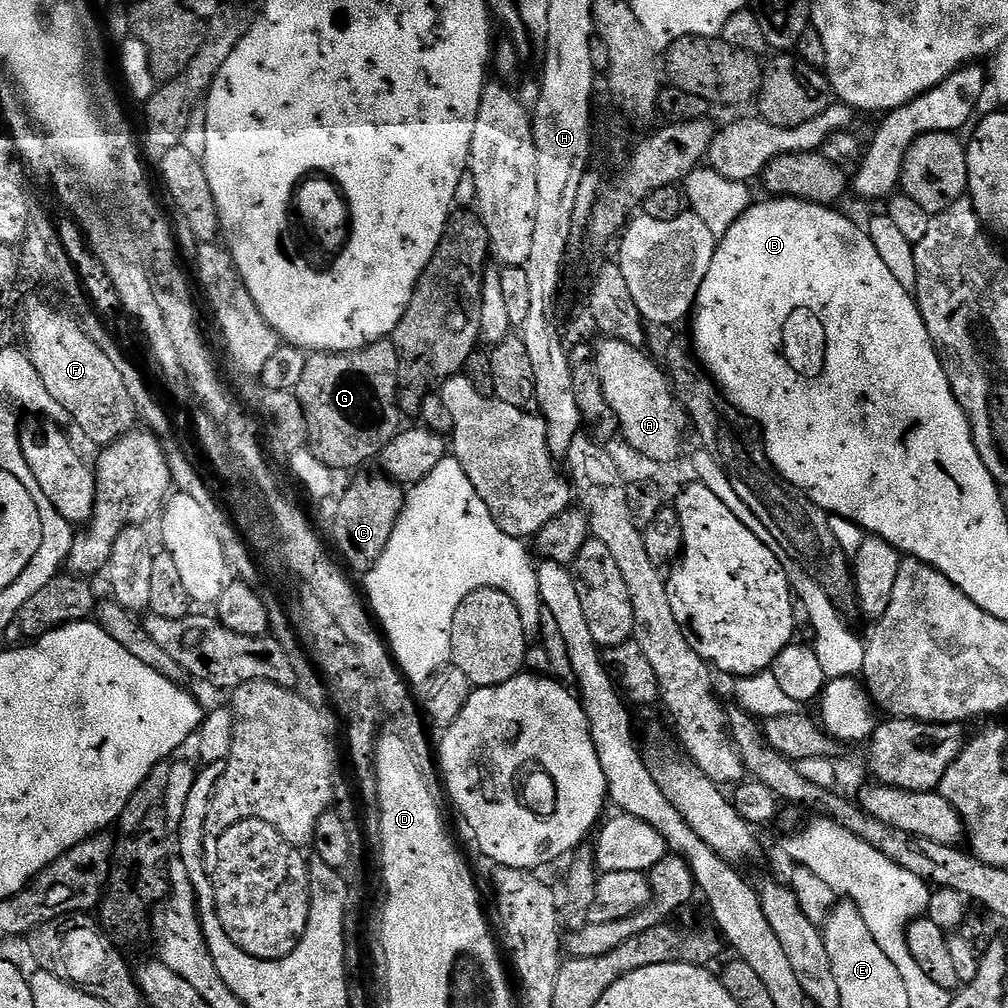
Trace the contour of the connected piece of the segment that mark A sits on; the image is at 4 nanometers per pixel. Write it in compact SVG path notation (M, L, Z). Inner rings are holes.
M601 339L601 344L595 345L596 365L598 366L598 378L602 382L602 394L606 394L607 411L617 415L620 423L619 435L623 437L630 446L647 458L655 462L670 463L682 456L680 443L684 440L684 424L686 428L686 413L676 398L676 393L669 381L666 379L666 372L659 363L656 364L645 353L645 349L635 348L627 345L626 342Z

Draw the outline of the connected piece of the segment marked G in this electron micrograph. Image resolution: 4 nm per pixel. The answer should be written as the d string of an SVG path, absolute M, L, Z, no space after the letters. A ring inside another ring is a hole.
M391 339L380 340L353 352L311 353L296 387L296 397L306 416L308 427L307 447L327 468L356 468L367 460L375 461L385 446L401 431L402 413L398 393L400 391L400 363Z

